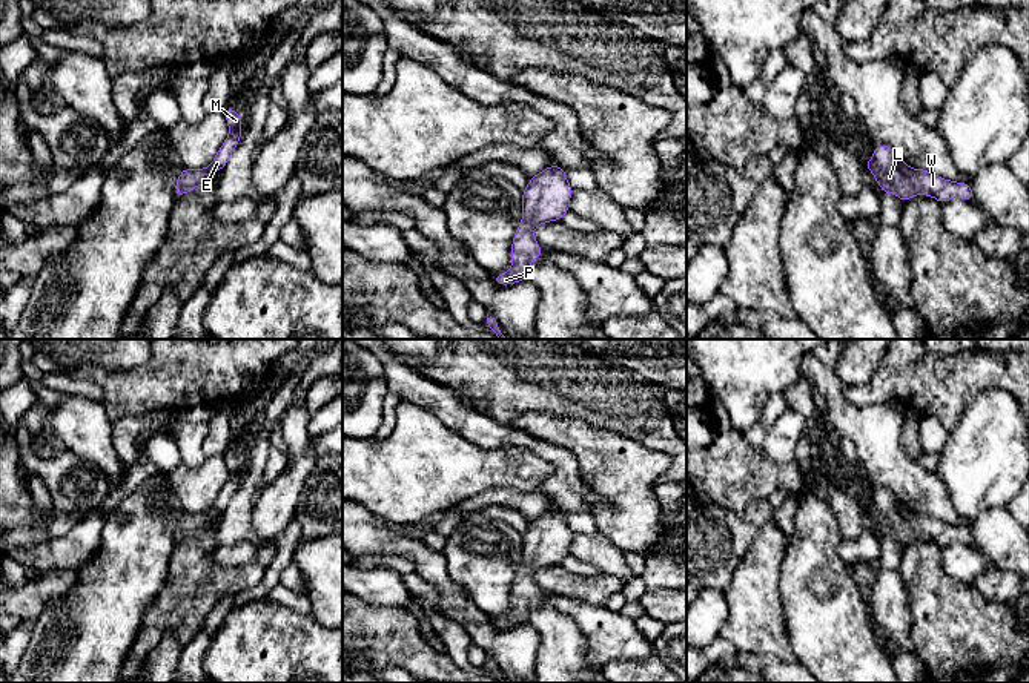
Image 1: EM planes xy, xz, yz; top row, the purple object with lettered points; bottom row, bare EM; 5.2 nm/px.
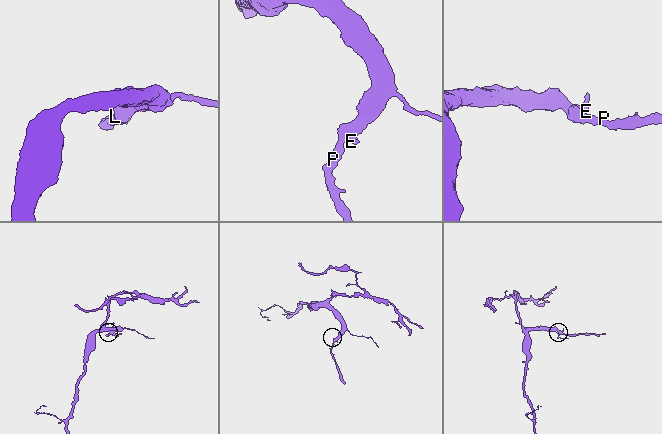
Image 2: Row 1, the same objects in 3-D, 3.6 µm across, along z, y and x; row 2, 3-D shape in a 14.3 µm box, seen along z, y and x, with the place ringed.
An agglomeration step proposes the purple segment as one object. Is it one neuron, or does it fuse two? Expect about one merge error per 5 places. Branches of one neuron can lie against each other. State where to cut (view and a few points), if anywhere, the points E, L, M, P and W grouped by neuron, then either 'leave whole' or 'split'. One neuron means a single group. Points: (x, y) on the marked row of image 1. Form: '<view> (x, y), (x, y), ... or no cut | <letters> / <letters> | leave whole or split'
no cut | E L M P W | leave whole

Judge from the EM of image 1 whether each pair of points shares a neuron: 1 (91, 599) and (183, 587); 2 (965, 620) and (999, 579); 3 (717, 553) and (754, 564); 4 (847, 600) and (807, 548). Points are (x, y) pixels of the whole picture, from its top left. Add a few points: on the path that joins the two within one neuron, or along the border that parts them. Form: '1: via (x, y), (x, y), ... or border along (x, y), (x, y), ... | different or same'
1: border along (171, 554), (166, 580), (142, 620) | different
2: border along (972, 585), (991, 602), (1005, 603) | different
3: border along (759, 528), (724, 591) | different
4: via (845, 584), (840, 568), (823, 551) | same

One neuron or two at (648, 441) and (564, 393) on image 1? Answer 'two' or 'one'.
one

